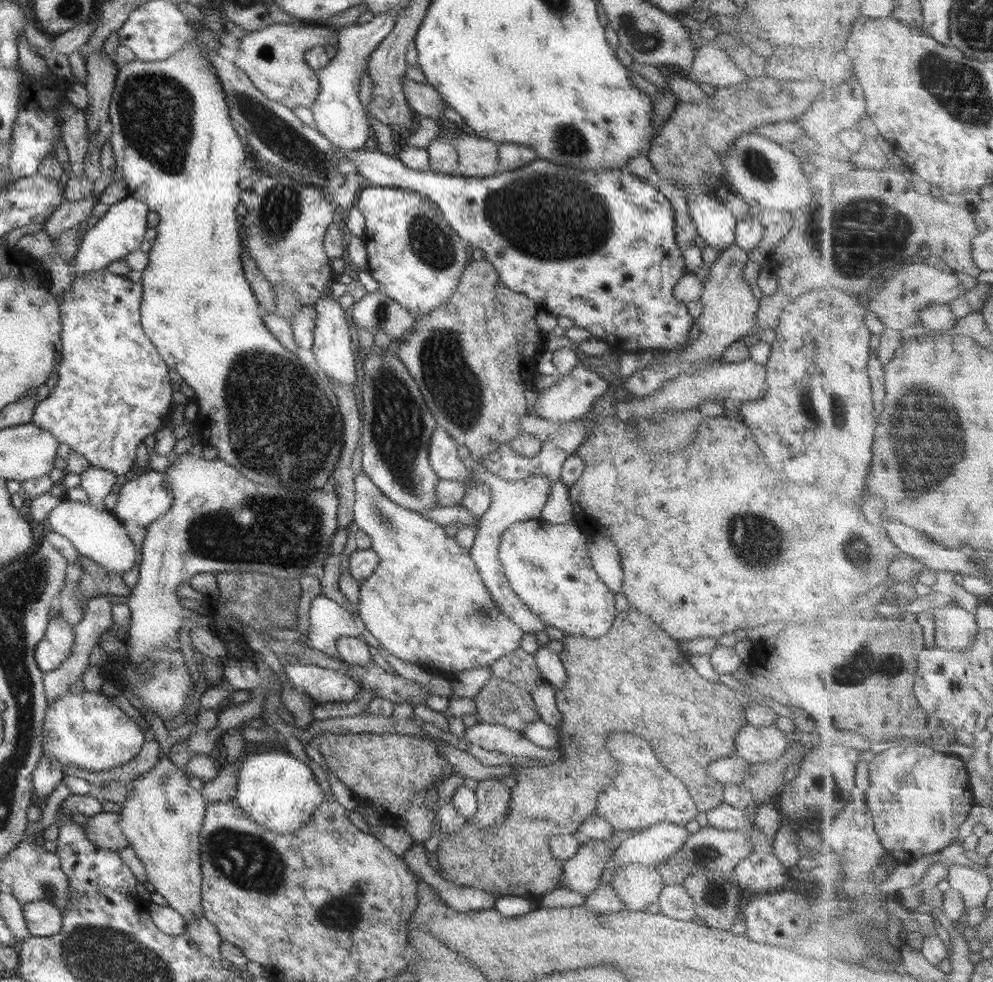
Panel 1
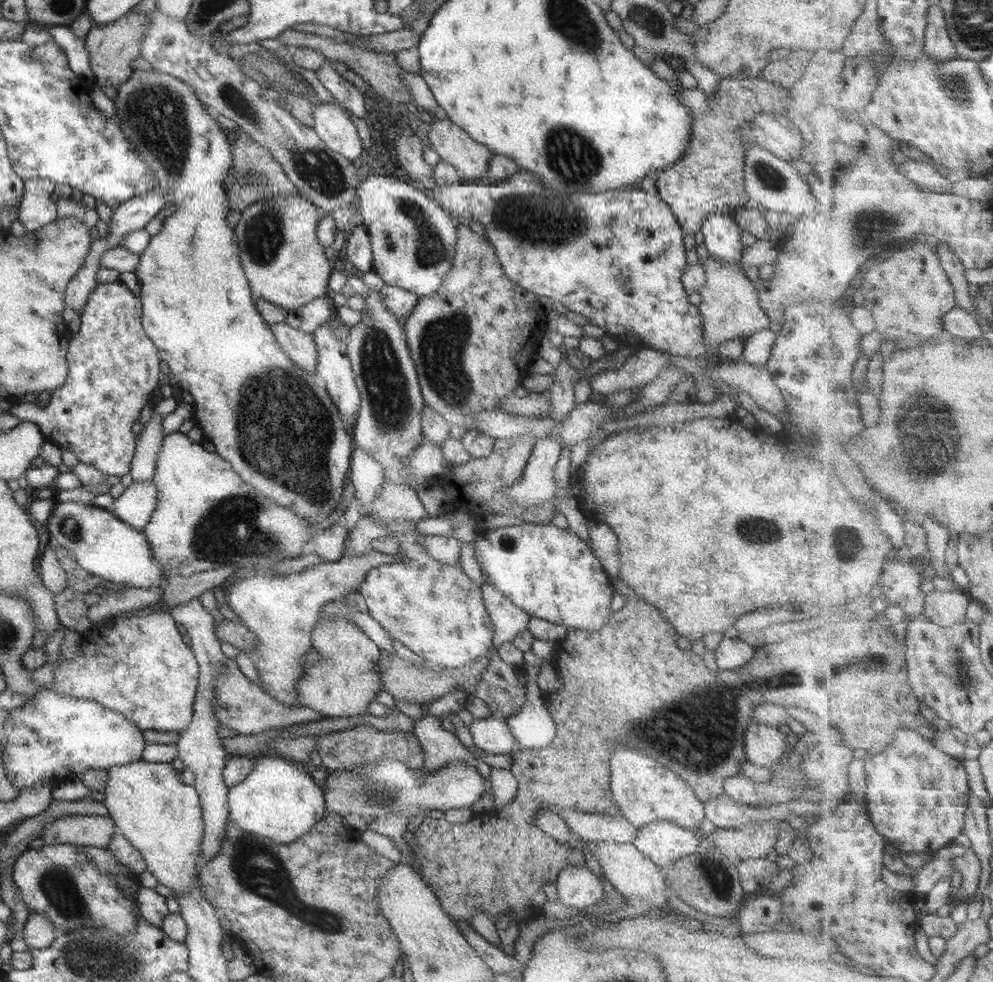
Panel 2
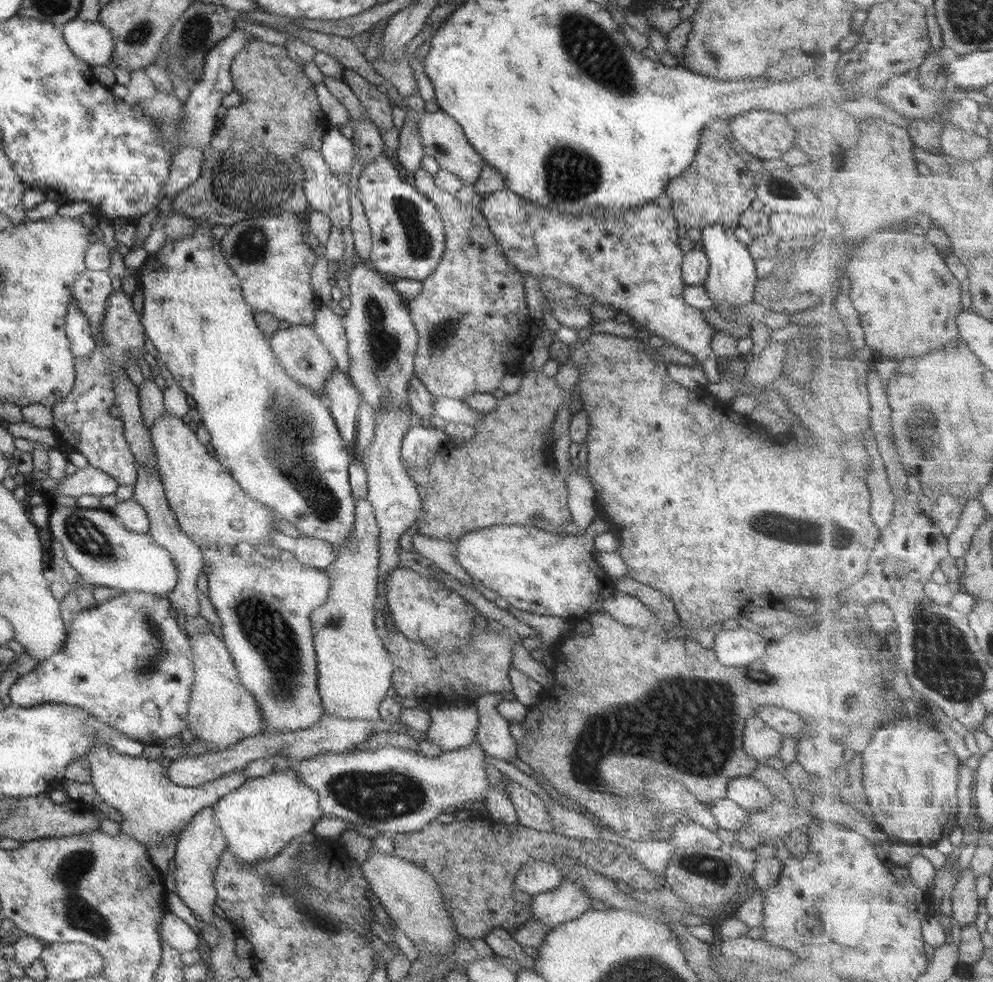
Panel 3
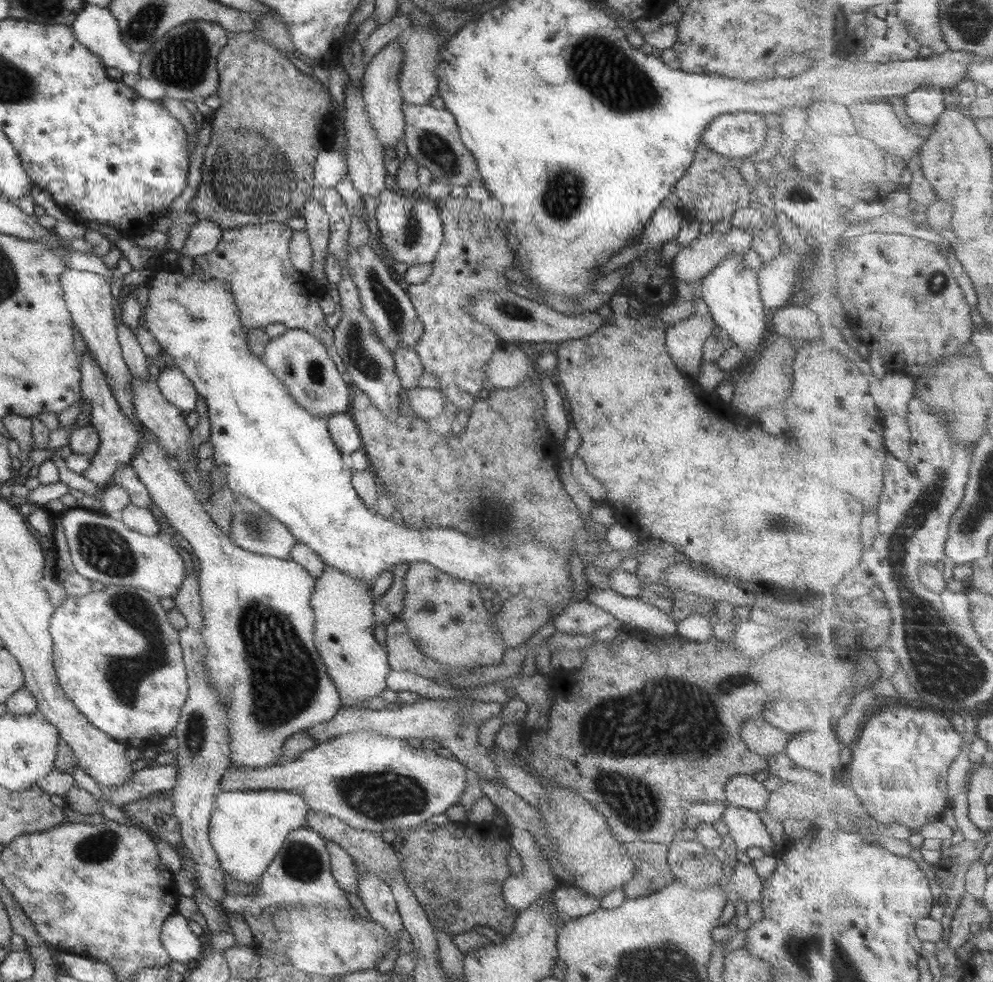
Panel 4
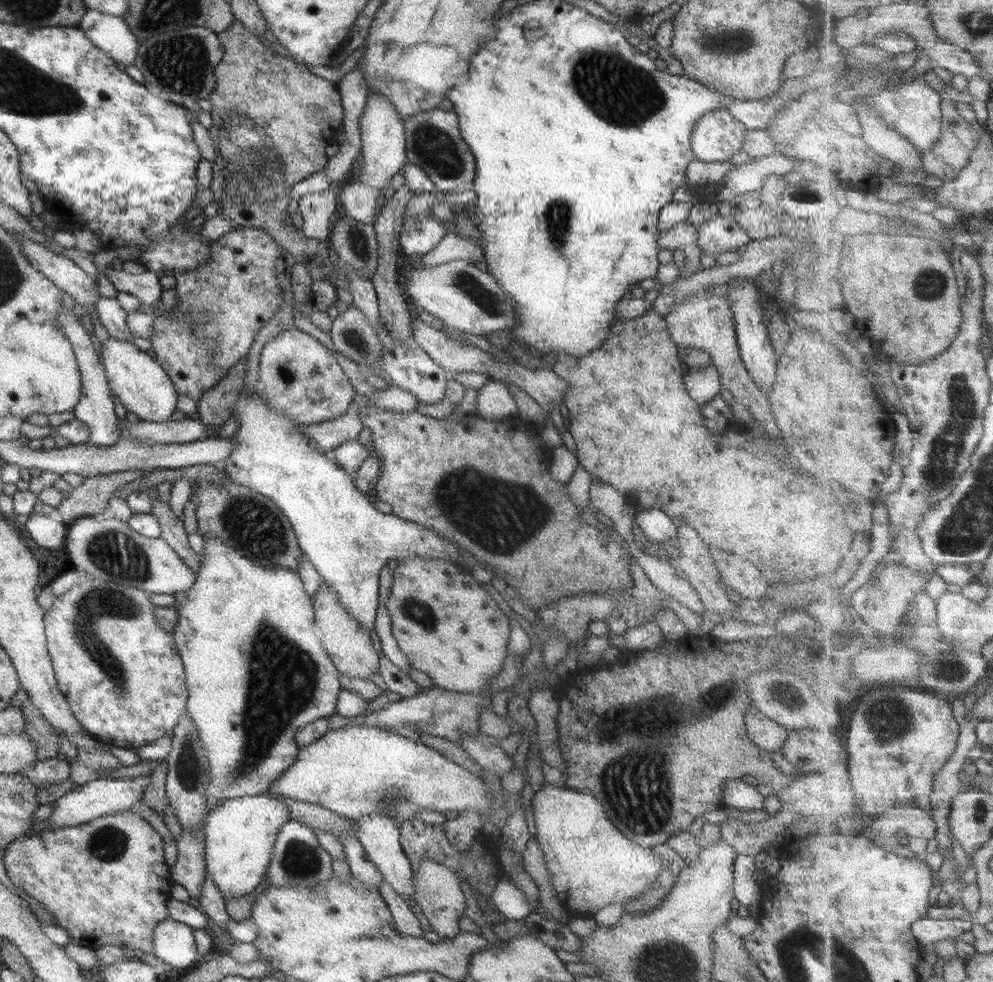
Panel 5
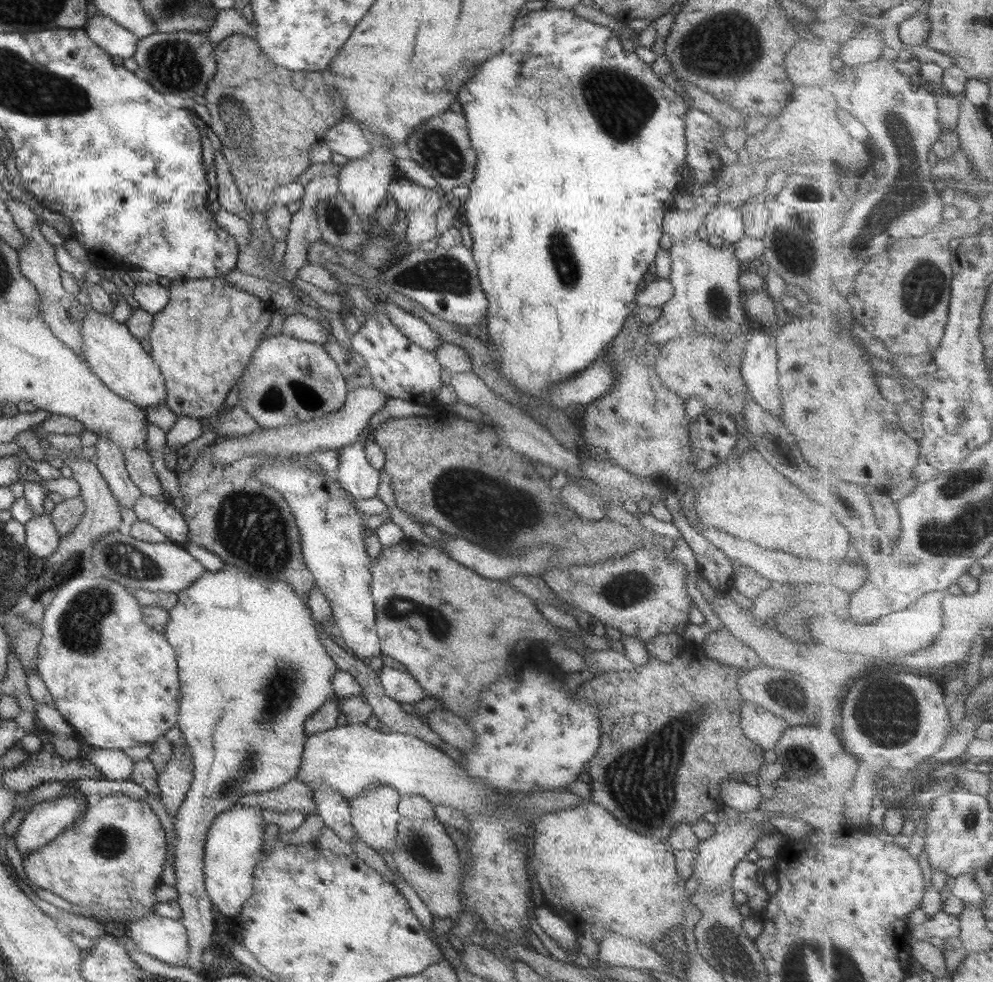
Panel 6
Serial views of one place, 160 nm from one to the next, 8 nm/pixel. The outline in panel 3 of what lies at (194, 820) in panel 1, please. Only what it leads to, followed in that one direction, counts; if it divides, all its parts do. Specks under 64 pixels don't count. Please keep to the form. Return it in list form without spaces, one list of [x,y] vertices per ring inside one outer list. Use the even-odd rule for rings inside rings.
[[[95,741],[83,757],[89,762],[90,784],[97,798],[120,814],[120,832],[145,847],[162,846],[168,836],[179,835],[182,828],[194,819],[196,812],[211,808],[225,794],[233,792],[242,782],[250,779],[243,770],[233,770],[199,787],[177,786],[165,774],[165,763],[160,765],[159,761],[121,755],[99,741]]]

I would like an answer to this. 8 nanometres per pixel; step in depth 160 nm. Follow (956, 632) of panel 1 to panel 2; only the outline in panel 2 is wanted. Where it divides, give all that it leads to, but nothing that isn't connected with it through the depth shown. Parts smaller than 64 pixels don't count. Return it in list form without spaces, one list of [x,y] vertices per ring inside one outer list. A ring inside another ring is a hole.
[[[951,589],[934,590],[926,595],[924,613],[939,626],[955,626],[966,620],[971,597],[966,591]]]

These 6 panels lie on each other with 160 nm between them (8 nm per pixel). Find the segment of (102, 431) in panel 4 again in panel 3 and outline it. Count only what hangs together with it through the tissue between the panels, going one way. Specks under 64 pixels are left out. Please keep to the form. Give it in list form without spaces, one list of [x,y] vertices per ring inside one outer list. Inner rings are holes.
[[[75,301],[68,302],[64,320],[70,353],[75,359],[84,359],[94,349],[93,330],[89,327],[85,314],[77,308]],[[87,466],[65,476],[57,488],[50,492],[52,496],[60,493],[75,498],[83,495],[98,496],[102,493],[110,494],[112,490],[117,488],[117,485],[118,482],[108,474]]]

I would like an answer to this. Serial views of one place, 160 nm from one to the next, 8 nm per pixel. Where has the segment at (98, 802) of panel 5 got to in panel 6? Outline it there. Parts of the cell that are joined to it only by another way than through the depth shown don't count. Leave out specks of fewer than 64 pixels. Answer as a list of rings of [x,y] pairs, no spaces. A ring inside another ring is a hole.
[[[77,792],[77,796],[59,796],[33,805],[13,836],[19,855],[31,854],[32,850],[61,834],[86,809],[85,800],[86,796],[82,793],[79,796]]]

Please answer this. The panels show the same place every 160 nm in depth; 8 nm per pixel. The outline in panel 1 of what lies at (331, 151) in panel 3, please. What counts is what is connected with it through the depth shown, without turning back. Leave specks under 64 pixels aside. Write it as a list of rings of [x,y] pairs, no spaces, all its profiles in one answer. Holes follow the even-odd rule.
[[[382,12],[362,25],[355,23],[336,30],[336,51],[330,62],[317,71],[319,92],[309,110],[316,130],[339,150],[361,150],[372,144],[370,124],[357,98],[361,84],[359,78],[368,75],[368,57],[391,32],[394,22],[395,18],[390,12]]]

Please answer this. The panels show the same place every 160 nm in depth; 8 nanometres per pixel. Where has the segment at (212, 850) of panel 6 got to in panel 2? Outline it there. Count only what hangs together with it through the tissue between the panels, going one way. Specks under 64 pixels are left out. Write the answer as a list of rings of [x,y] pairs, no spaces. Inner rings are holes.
[[[260,756],[253,770],[240,783],[228,789],[226,800],[228,818],[241,830],[263,838],[270,838],[276,843],[288,843],[303,836],[316,822],[321,820],[326,810],[322,790],[312,777],[304,772],[300,765],[283,760],[283,758]]]

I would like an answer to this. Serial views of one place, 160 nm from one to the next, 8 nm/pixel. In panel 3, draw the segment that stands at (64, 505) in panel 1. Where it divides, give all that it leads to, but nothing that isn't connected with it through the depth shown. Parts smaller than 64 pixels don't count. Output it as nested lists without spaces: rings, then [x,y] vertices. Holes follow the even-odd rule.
[[[74,506],[51,508],[48,516],[48,530],[53,540],[59,542],[64,550],[65,560],[81,576],[83,582],[105,588],[115,588],[122,592],[143,592],[165,597],[176,585],[177,573],[170,559],[170,554],[155,543],[149,534],[135,534],[126,530],[110,511],[86,509]]]

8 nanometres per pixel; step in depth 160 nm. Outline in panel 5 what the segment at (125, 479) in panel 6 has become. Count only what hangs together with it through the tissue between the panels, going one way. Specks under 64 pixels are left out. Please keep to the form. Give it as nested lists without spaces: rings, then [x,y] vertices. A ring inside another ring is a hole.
[[[59,306],[59,311],[57,312],[59,312],[57,322],[59,322],[59,326],[62,327],[65,333],[65,338],[68,338],[72,346],[80,375],[81,393],[77,404],[72,408],[74,419],[88,426],[90,432],[89,443],[107,448],[107,446],[115,444],[118,434],[116,433],[117,417],[113,412],[113,403],[110,397],[111,392],[106,383],[104,368],[99,363],[99,358],[93,349],[93,344],[89,340],[89,335],[81,327],[79,316],[75,316],[72,310],[67,310],[63,306]]]

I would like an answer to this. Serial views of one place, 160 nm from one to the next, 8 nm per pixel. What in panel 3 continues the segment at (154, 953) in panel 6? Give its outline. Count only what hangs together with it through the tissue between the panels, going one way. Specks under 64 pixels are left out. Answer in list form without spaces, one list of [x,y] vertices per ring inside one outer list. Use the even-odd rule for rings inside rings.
[[[165,911],[160,918],[160,934],[161,938],[169,943],[169,946],[179,953],[193,950],[199,944],[193,929],[169,911]]]

